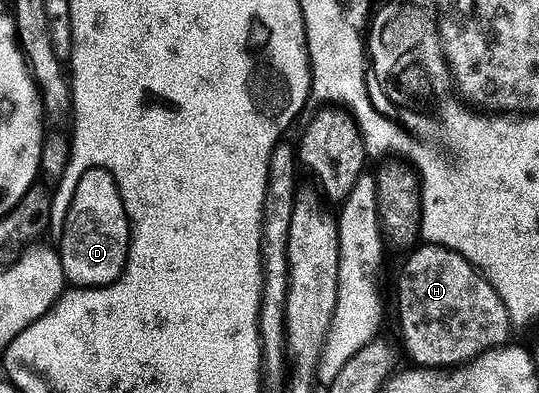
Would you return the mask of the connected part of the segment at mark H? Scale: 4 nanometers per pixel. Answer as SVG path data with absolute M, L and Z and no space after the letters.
M430 245L416 246L408 255L411 256L408 257L407 264L404 265L403 272L399 275L399 327L403 330L402 350L405 352L406 358L408 355L415 362L412 364L416 368L450 369L462 367L463 364L472 363L475 359L480 359L485 353L496 351L497 348L508 346L512 342L513 324L501 297L497 297L497 289L493 289L493 285L489 285L487 278L464 255L460 255L458 251L450 251L448 247L433 247Z

